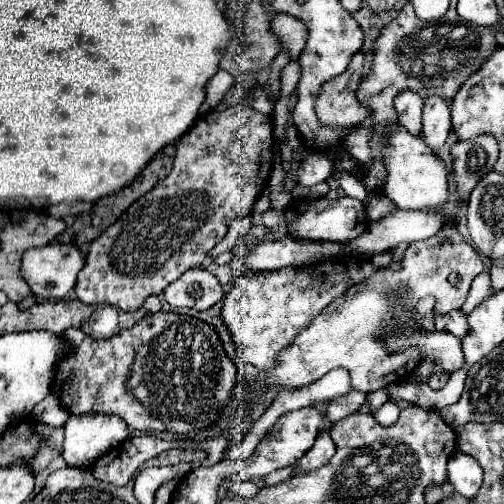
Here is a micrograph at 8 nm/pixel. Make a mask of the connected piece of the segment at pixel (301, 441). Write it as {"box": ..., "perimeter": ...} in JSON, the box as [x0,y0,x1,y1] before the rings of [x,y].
{"box":[232,406,324,480],"perimeter":[[[308,406],[308,408],[300,408],[300,410],[292,410],[292,412],[286,412],[284,416],[280,416],[276,420],[276,424],[270,428],[270,434],[266,434],[256,450],[252,452],[252,456],[244,462],[232,462],[232,474],[240,476],[238,480],[244,480],[244,478],[264,478],[266,474],[278,470],[278,468],[286,468],[286,466],[294,466],[314,444],[318,432],[322,430],[322,422],[324,422],[324,414],[318,412],[314,406]]]}

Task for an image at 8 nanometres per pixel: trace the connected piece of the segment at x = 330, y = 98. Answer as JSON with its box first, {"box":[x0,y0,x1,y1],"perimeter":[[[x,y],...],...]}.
{"box":[316,52,368,130],"perimeter":[[[358,52],[340,76],[320,86],[316,96],[316,116],[322,126],[348,130],[368,118],[368,108],[356,100],[356,88],[362,80],[362,66],[364,54]]]}

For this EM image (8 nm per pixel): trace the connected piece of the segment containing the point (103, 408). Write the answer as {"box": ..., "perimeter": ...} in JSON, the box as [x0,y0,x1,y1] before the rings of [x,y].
{"box":[58,312,238,434],"perimeter":[[[156,312],[144,316],[144,320],[136,322],[136,326],[122,330],[108,340],[94,340],[78,328],[68,328],[64,336],[76,346],[58,372],[62,406],[70,414],[114,414],[120,416],[130,430],[188,434],[216,422],[222,408],[234,396],[238,368],[224,354],[214,328],[198,318],[174,312]]]}

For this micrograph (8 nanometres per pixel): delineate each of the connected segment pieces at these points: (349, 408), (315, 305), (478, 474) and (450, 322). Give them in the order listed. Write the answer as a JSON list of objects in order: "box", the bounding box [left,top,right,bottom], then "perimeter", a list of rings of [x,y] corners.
[{"box":[326,390,366,430],"perimeter":[[[352,390],[352,392],[348,392],[348,394],[344,394],[344,396],[338,396],[338,398],[334,398],[332,402],[328,402],[328,408],[326,408],[326,420],[330,422],[330,424],[326,424],[328,426],[328,430],[336,424],[336,422],[340,422],[340,420],[344,420],[344,418],[348,418],[350,414],[354,414],[356,410],[360,410],[360,406],[366,402],[366,392],[358,392],[358,390]]]},{"box":[222,256,376,370],"perimeter":[[[334,256],[312,266],[282,268],[274,272],[238,274],[230,290],[222,298],[222,322],[228,326],[238,354],[244,362],[258,370],[272,368],[280,350],[292,344],[294,336],[308,328],[308,324],[348,288],[368,280],[376,272],[370,258],[362,256]]]},{"box":[448,450,482,498],"perimeter":[[[456,450],[452,460],[448,460],[448,482],[458,494],[474,498],[482,486],[482,468],[472,456]]]},{"box":[434,310,468,338],"perimeter":[[[452,310],[448,314],[436,314],[434,322],[436,322],[436,330],[450,332],[450,334],[454,334],[458,338],[464,338],[468,334],[466,316],[460,310]]]}]

